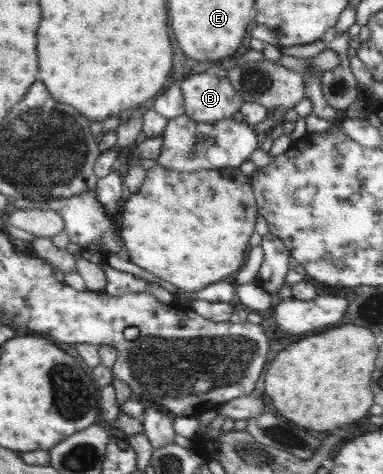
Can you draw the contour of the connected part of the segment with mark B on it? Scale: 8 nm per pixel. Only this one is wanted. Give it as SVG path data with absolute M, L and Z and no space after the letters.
M192 74L178 85L183 92L185 115L196 122L232 119L244 104L244 99L226 77Z

